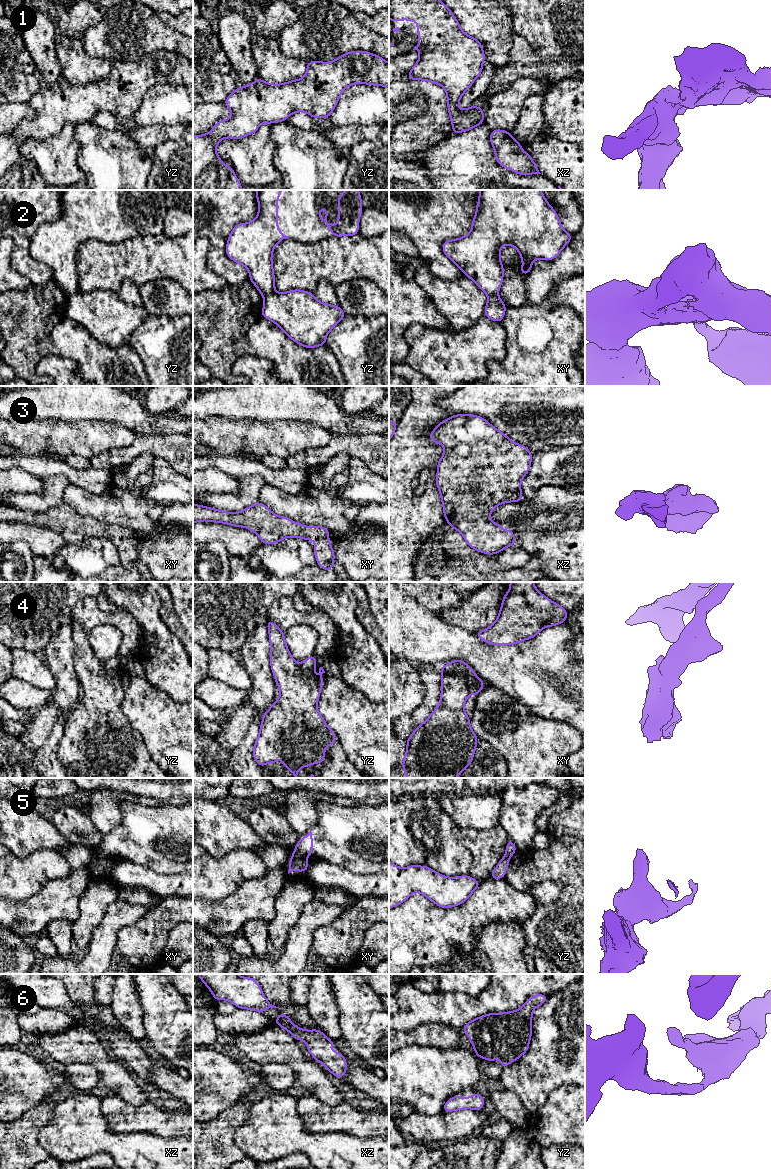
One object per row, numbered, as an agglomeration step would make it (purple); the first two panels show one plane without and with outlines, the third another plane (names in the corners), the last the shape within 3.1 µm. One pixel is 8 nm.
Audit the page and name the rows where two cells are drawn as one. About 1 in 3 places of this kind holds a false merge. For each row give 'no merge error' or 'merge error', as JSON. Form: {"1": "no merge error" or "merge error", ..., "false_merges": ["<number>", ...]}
{"1": "no merge error", "2": "merge error", "3": "no merge error", "4": "no merge error", "5": "merge error", "6": "no merge error", "false_merges": ["2", "5"]}

